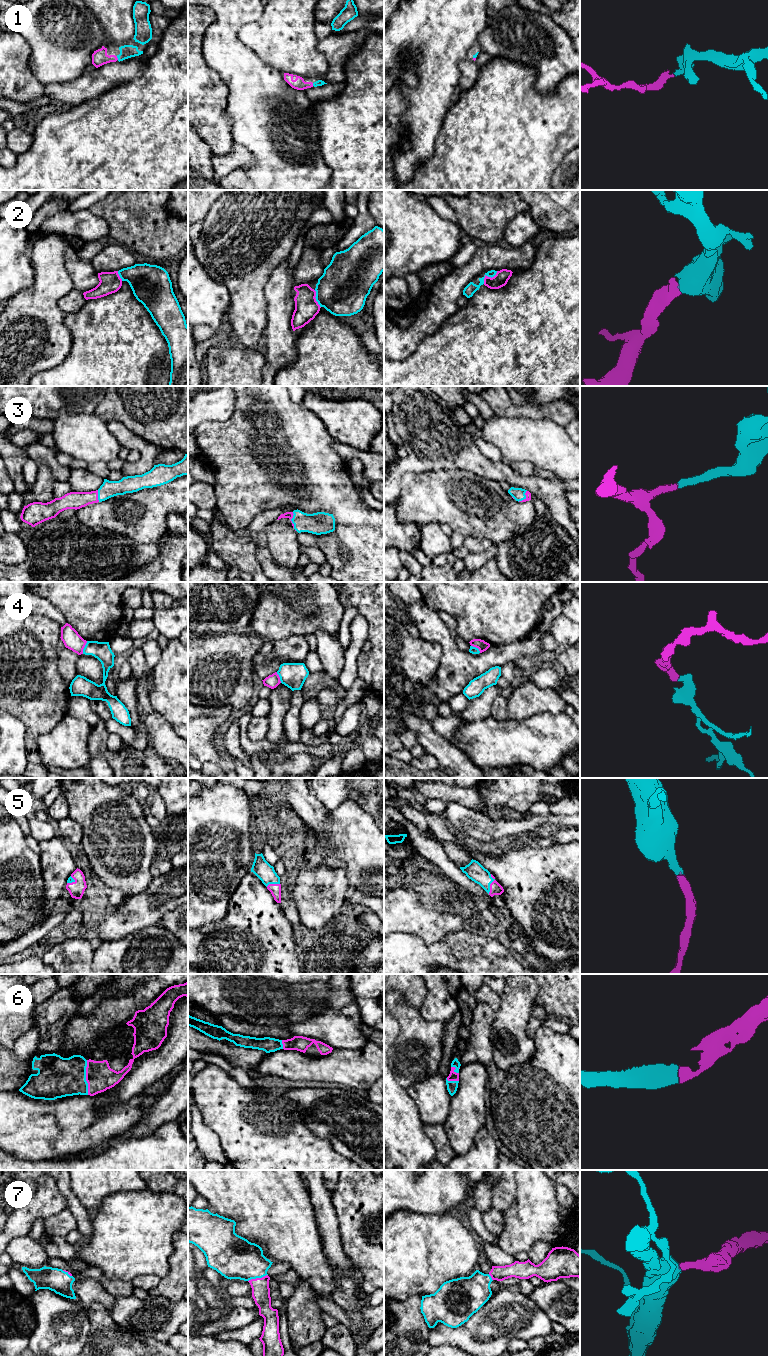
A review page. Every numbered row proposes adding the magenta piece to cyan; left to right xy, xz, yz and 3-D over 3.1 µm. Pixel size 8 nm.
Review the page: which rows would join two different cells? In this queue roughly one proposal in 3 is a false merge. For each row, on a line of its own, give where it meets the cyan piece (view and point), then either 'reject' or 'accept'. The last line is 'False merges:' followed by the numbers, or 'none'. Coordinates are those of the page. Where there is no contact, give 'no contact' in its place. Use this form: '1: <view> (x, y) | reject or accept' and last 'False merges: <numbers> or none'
1: xy (117, 57) | accept
2: yz (488, 276) | accept
3: xz (291, 520) | accept
4: xy (84, 647) | reject
5: yz (490, 883) | accept
6: xy (85, 1077) | accept
7: xz (257, 1277) | accept
False merges: 4

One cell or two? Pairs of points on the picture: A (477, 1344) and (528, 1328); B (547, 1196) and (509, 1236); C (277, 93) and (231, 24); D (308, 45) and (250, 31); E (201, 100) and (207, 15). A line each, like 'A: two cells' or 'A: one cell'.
A: one cell
B: one cell
C: one cell
D: one cell
E: one cell

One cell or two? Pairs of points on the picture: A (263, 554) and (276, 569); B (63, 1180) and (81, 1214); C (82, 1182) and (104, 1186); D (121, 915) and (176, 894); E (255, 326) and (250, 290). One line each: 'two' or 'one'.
A: one
B: one
C: one
D: one
E: one

